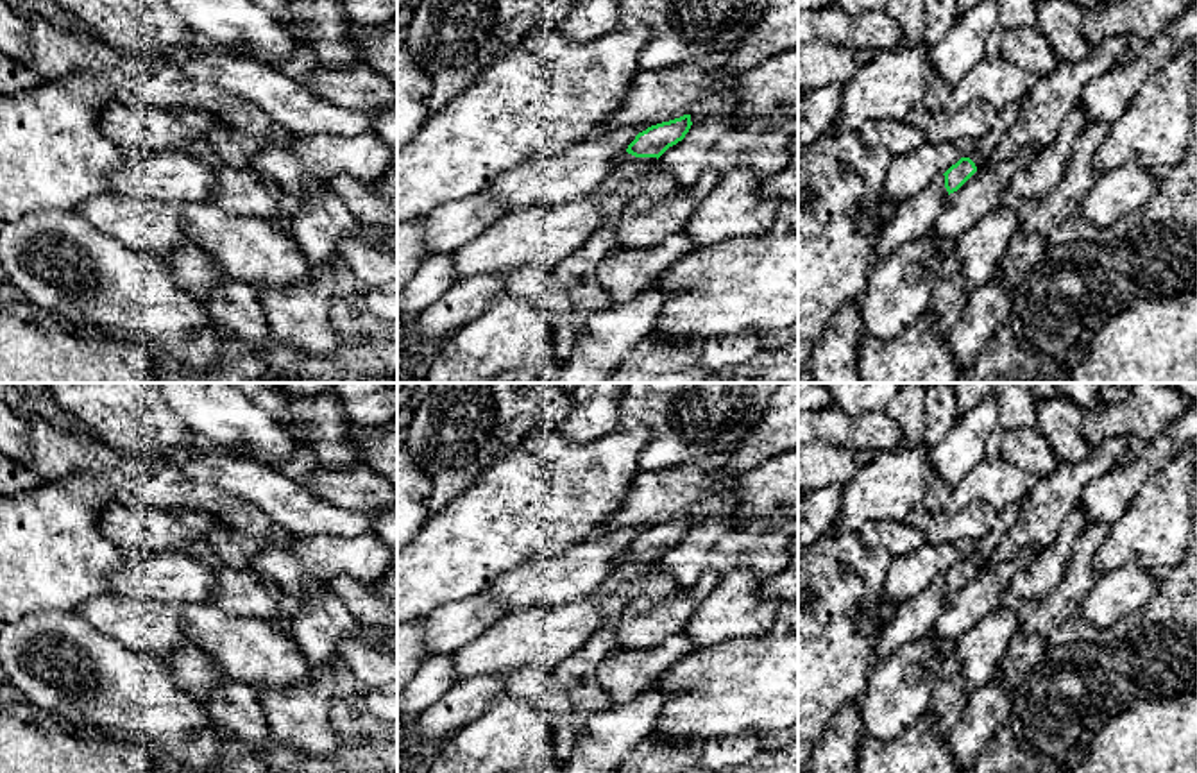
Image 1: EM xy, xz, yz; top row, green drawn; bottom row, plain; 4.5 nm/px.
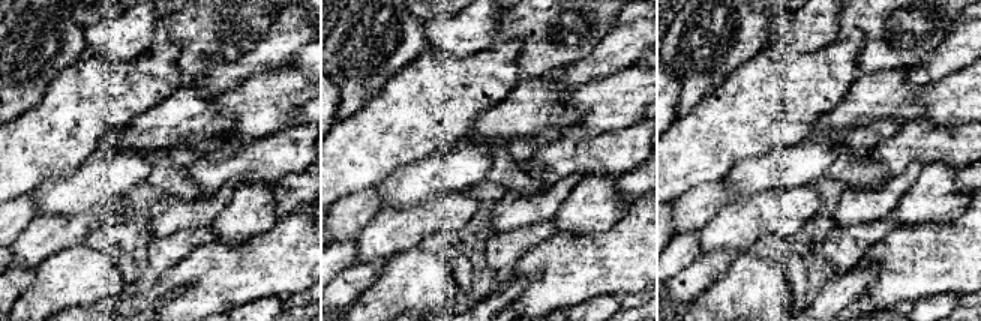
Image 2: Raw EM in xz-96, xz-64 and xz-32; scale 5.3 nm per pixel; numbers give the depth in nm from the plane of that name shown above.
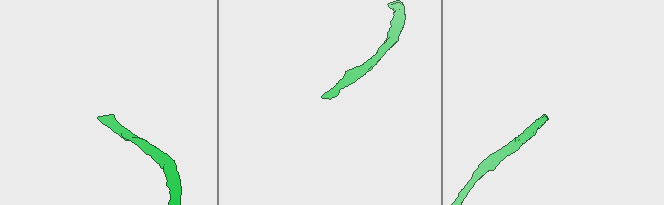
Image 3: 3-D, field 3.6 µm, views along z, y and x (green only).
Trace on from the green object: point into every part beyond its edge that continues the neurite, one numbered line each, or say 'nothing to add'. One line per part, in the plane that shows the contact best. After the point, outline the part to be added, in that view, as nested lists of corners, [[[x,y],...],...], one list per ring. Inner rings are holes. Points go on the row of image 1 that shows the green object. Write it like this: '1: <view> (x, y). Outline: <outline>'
1: yz (1006, 117). Outline: [[[1014,102],[997,111],[997,123],[982,140],[977,141],[975,150],[968,156],[975,163],[977,170],[988,166],[993,150],[997,149],[1004,134],[1011,129],[1011,125],[1016,122],[1020,104],[1022,102]]]

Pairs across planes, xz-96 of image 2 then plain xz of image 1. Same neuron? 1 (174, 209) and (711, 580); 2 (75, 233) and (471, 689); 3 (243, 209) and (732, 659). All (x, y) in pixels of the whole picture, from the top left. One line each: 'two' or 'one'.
1: one
2: two
3: two

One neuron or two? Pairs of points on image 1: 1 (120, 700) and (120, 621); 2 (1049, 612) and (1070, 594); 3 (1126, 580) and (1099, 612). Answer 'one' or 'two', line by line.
1: two
2: one
3: one

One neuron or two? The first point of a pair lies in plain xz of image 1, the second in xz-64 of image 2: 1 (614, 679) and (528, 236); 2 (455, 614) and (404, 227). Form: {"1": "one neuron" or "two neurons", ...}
{"1": "one neuron", "2": "two neurons"}

